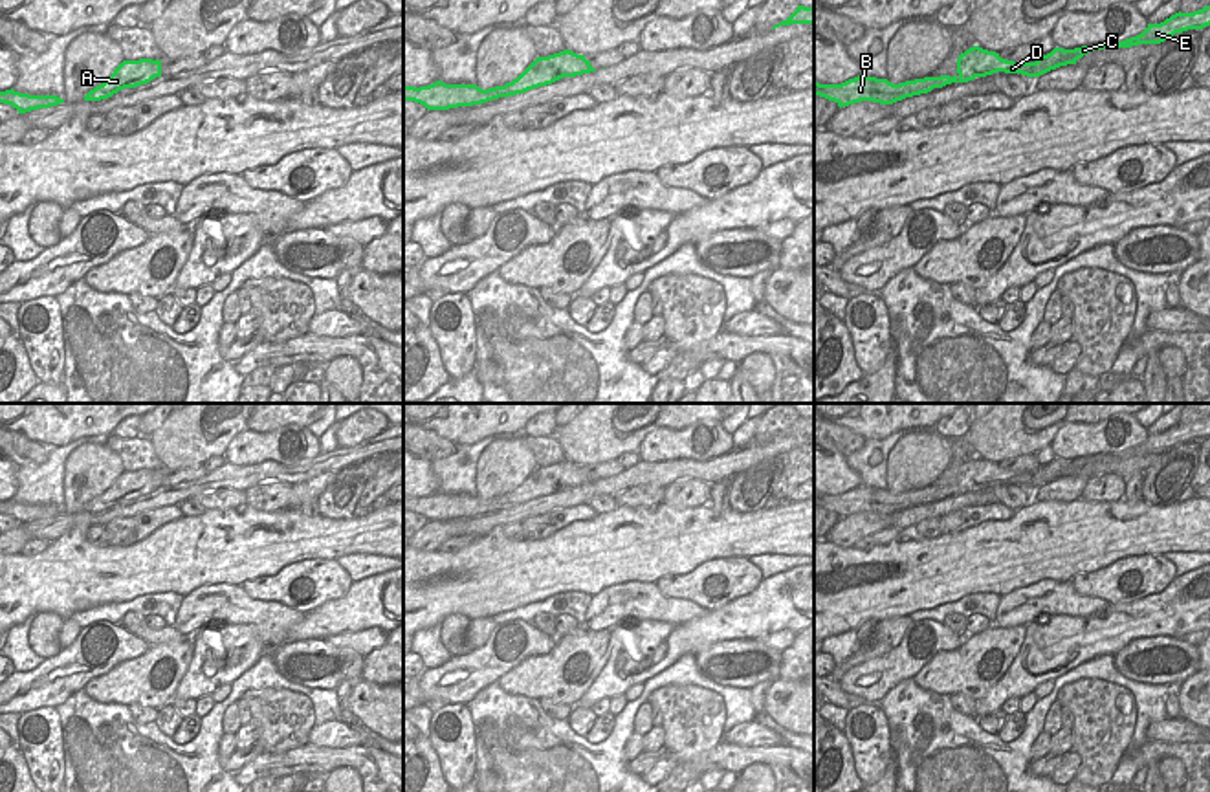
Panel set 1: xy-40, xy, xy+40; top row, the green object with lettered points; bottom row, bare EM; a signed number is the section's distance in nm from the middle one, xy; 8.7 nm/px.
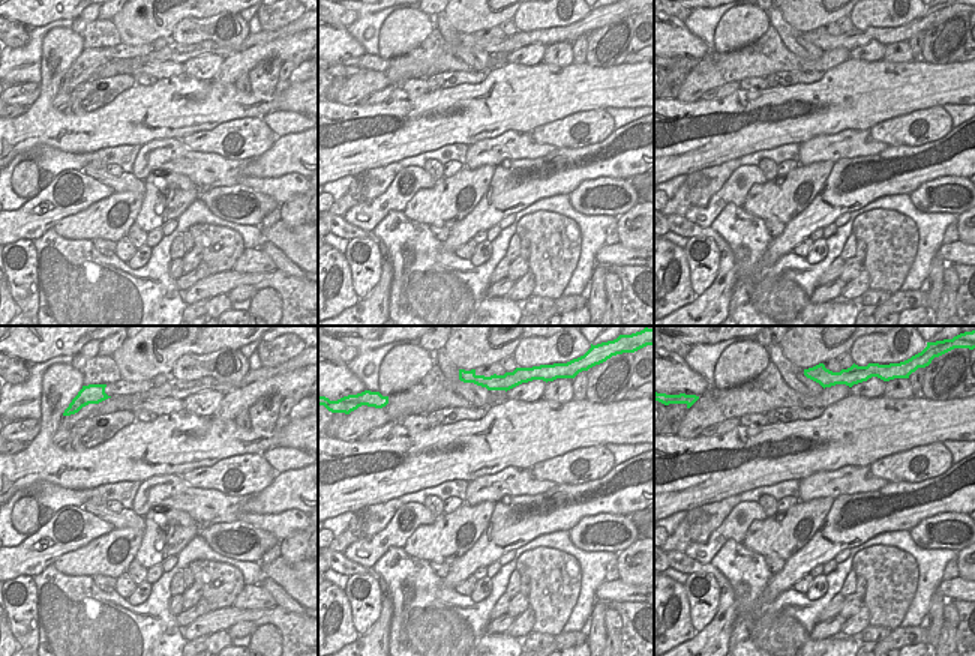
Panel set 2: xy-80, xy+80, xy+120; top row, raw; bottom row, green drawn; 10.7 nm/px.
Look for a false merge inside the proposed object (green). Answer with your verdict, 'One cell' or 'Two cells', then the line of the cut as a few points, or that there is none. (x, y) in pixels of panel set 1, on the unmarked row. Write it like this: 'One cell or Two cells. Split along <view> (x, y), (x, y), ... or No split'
One cell. No split

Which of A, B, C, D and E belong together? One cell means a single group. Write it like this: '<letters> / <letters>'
A B C D E

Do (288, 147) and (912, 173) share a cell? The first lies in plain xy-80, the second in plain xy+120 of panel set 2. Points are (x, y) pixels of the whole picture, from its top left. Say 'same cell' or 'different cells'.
same cell

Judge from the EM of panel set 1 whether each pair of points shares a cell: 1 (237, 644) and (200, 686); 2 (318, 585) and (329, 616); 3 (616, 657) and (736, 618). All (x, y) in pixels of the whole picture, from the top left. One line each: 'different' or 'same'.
1: same
2: different
3: same

